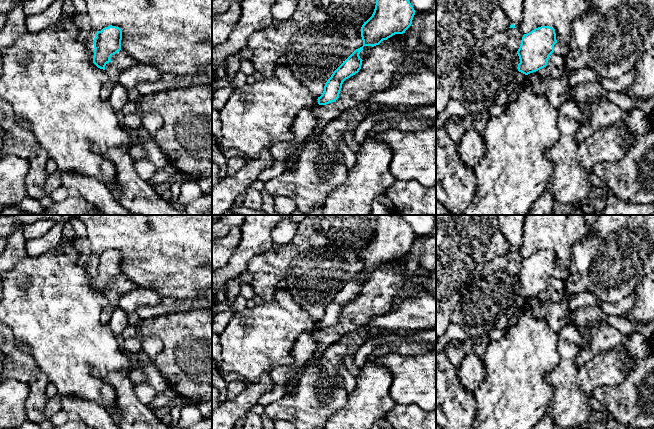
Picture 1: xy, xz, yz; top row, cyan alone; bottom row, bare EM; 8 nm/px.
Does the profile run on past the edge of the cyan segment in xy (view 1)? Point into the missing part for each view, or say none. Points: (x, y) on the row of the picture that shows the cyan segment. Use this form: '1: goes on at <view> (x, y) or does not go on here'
1: does not go on here

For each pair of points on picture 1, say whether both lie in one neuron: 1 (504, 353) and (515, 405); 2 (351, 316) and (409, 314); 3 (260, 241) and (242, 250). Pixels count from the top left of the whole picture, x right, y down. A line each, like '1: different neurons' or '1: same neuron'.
1: same neuron
2: different neurons
3: same neuron

